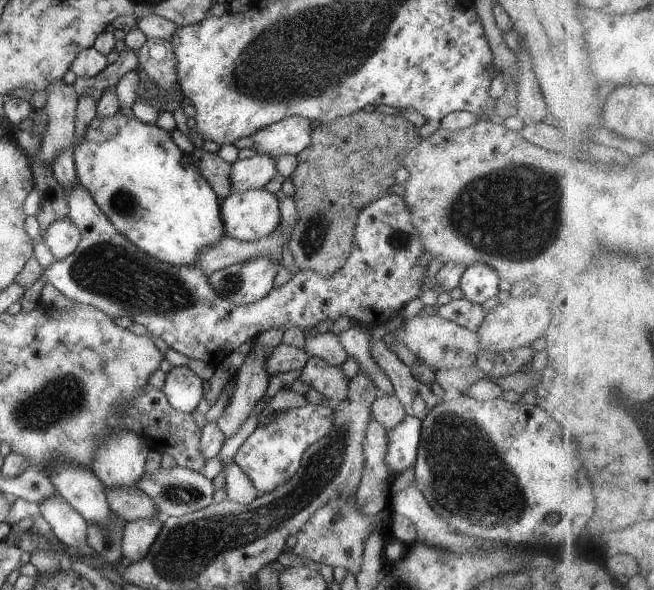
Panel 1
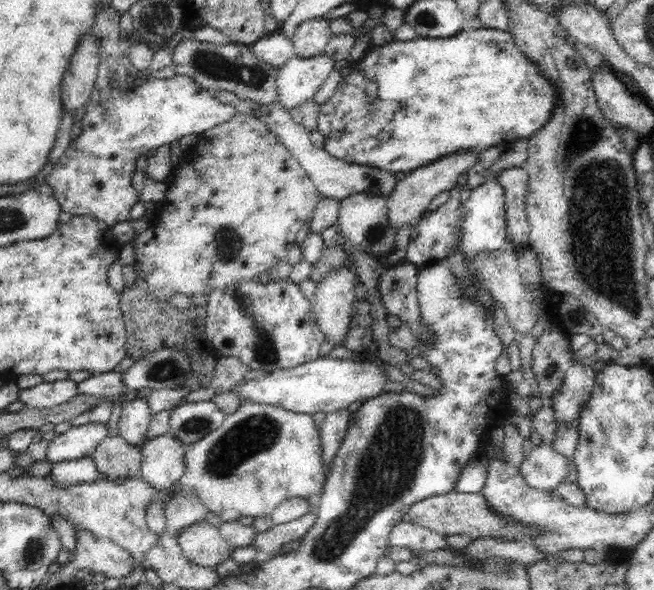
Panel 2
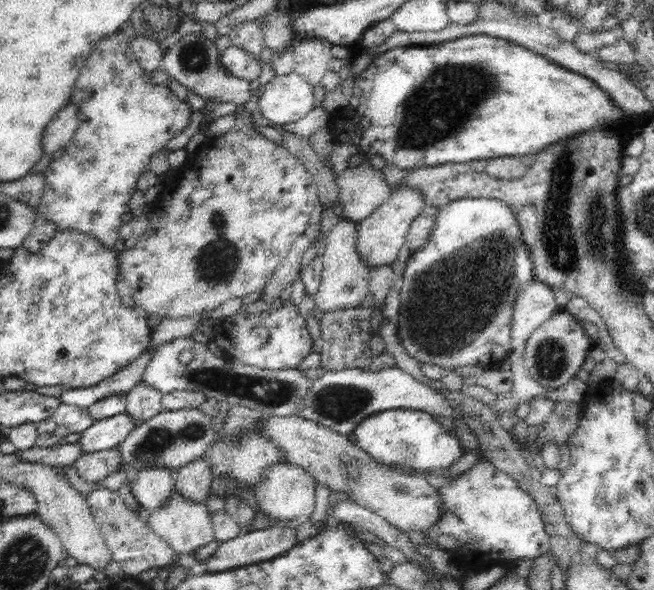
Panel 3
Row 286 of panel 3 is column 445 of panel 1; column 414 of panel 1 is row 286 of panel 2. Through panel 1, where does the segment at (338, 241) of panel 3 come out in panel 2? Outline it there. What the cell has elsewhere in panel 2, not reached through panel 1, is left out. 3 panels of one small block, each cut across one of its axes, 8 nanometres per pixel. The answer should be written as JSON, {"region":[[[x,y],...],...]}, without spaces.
{"region":[[[346,266],[328,274],[316,286],[313,301],[315,319],[325,338],[335,346],[341,345],[357,300],[354,282],[358,278]]]}

